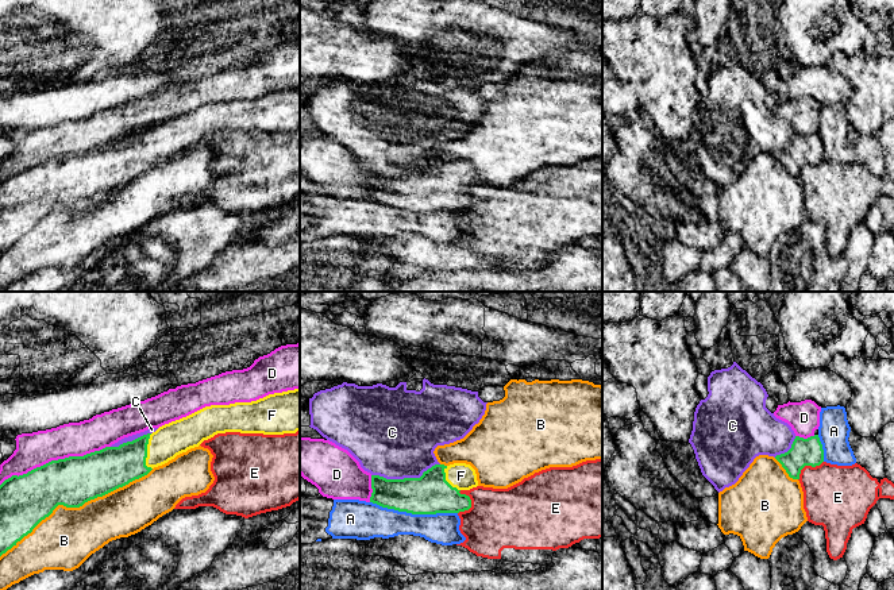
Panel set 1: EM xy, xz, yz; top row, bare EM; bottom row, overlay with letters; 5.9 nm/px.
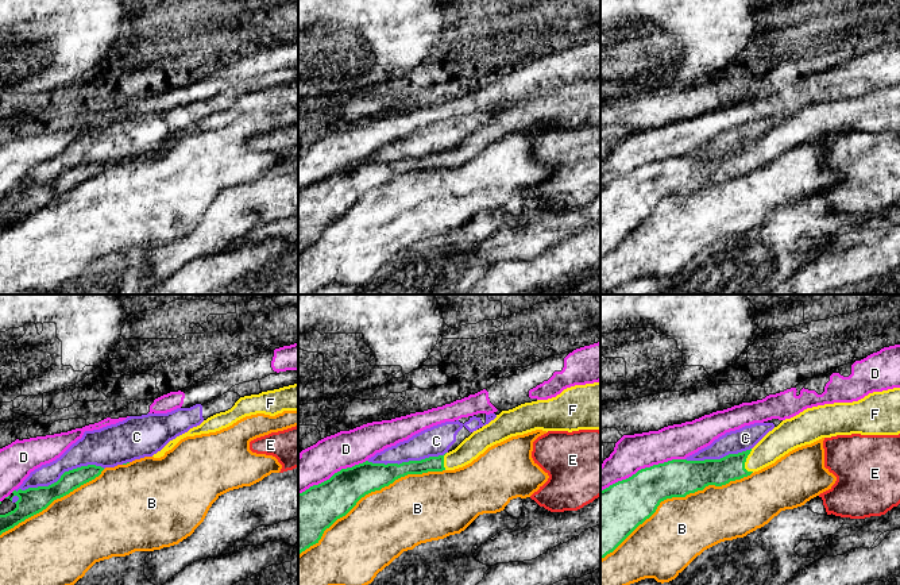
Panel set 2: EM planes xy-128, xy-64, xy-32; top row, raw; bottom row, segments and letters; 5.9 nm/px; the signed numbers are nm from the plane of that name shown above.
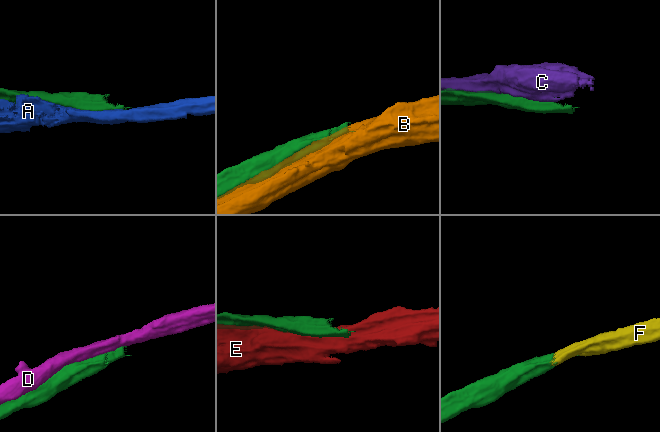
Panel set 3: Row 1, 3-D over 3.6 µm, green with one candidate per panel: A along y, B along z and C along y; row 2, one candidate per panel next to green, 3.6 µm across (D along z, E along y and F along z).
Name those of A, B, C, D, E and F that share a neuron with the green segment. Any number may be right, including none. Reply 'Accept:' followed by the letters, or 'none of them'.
Accept: F

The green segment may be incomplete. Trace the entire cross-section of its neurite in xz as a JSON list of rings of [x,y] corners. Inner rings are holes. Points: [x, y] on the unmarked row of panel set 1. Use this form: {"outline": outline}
{"outline": [[[435,162],[420,176],[371,173],[370,200],[412,212],[459,211],[471,205],[470,194],[459,189],[477,184],[477,171],[470,162]]]}

